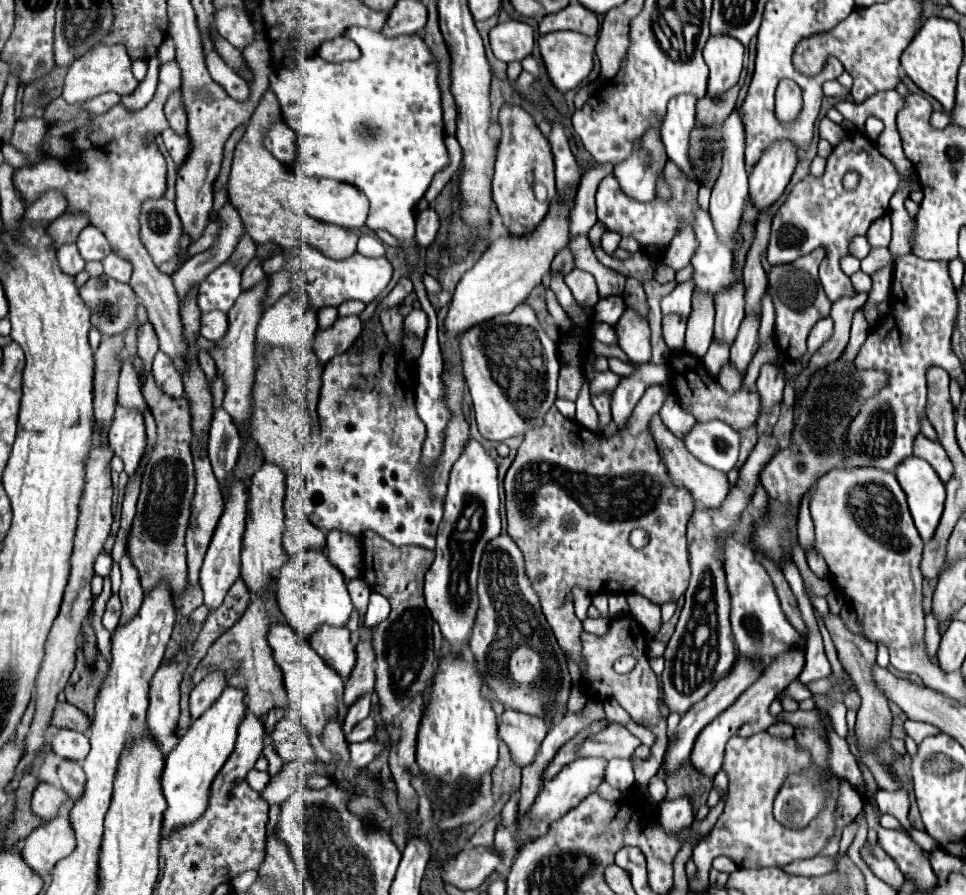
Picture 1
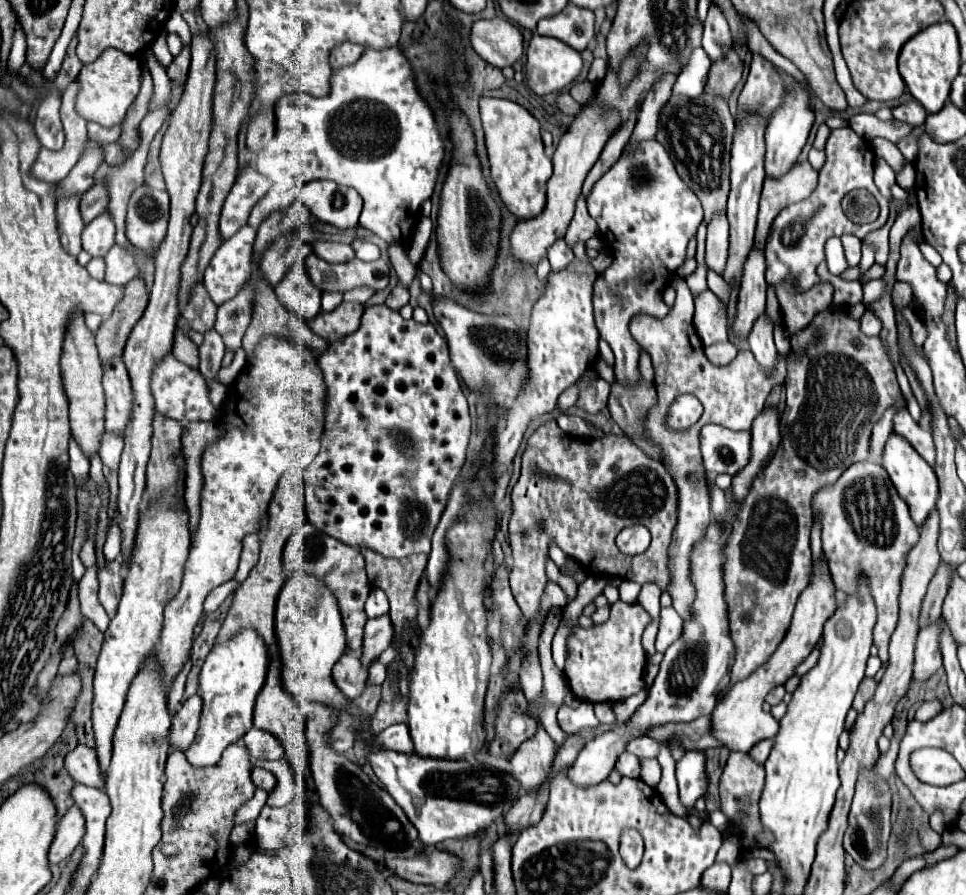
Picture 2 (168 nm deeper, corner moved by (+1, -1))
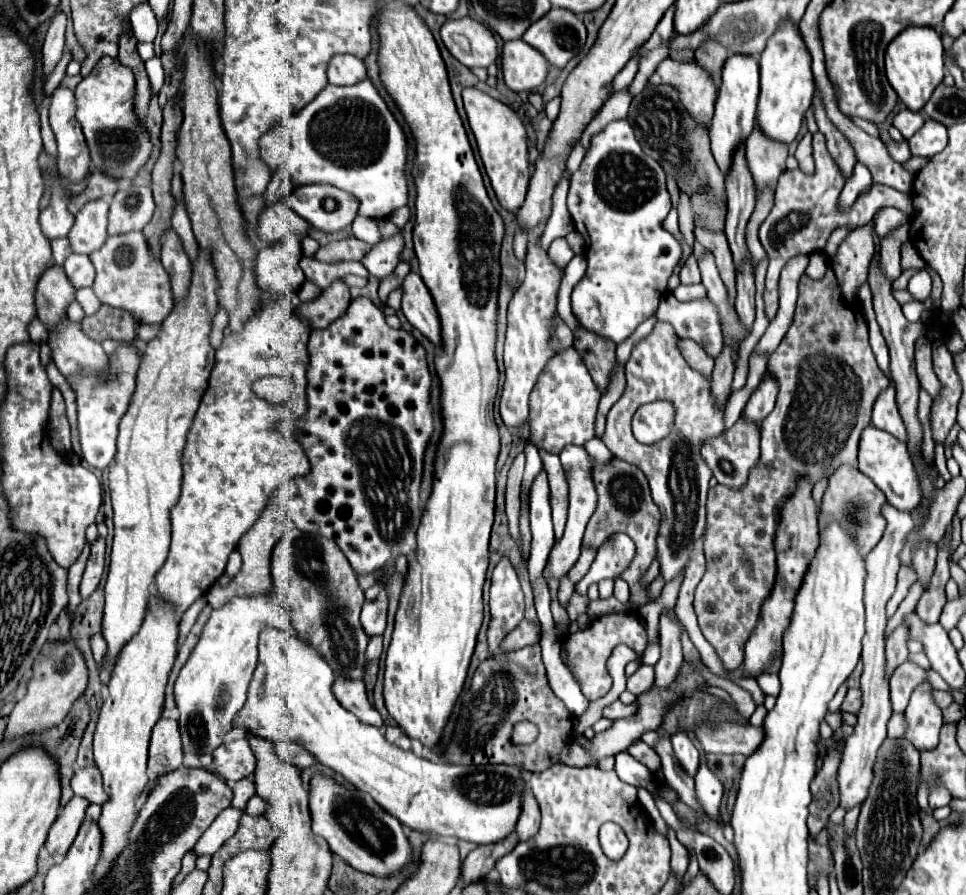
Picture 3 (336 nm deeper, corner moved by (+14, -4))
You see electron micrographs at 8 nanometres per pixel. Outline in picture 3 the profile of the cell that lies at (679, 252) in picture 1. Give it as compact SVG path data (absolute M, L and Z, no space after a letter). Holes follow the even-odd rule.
M673 294L662 296L660 306L656 310L656 318L664 320L674 326L680 338L696 340L706 352L716 360L724 348L720 320L716 308L710 300L694 300L694 302L680 302Z

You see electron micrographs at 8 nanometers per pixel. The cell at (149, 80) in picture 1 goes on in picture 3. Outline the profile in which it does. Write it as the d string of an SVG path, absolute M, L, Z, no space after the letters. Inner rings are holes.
M148 2L138 4L138 6L132 8L130 24L132 24L132 30L134 30L134 34L140 42L152 42L156 38L158 22L156 22L156 16L154 16Z

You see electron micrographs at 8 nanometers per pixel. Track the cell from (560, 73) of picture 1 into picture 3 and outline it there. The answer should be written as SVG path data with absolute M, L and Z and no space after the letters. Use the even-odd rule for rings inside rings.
M510 40L502 46L502 76L510 90L532 92L548 74L546 58L524 40Z

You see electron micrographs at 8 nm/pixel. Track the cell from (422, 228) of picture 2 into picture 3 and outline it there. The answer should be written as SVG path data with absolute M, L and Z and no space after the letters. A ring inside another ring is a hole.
M398 232L396 236L374 244L372 250L362 258L361 262L370 275L382 280L388 274L392 274L394 268L400 262L402 248L404 248L404 240L402 240L402 234Z

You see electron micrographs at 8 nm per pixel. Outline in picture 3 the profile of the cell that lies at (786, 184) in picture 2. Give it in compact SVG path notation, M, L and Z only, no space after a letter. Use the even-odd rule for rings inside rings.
M754 124L752 136L748 136L746 142L746 160L758 190L778 184L780 174L786 170L786 156L788 146L768 140Z

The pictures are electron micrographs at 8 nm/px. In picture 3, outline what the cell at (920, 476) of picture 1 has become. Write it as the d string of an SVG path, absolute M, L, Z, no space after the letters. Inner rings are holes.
M872 424L862 432L860 436L860 450L858 450L858 468L862 474L866 474L886 496L886 500L898 508L912 512L920 506L922 494L916 480L916 472L910 460L910 452L904 442L896 440L892 434L874 428Z

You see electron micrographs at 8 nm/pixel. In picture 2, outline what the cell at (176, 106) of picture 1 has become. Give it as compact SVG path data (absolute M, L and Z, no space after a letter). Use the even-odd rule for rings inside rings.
M183 47L183 51L173 59L173 63L167 67L167 75L171 79L173 85L183 87L187 81L187 73L189 73L189 63L191 63L191 55L189 49Z

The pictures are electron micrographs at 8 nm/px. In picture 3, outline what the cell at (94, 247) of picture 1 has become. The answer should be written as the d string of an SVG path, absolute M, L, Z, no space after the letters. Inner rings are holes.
M94 200L84 204L76 214L76 222L68 232L72 250L78 254L90 254L106 242L106 222L108 222L108 202Z

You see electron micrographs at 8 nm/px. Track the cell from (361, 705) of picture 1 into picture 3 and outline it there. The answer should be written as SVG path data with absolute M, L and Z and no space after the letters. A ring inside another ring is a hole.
M370 636L370 644L366 650L366 658L380 658L382 654L382 636Z

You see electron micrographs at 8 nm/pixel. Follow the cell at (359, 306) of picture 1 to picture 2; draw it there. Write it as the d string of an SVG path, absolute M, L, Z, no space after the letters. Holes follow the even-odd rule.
M355 289L355 291L347 291L347 293L343 295L343 301L365 305L365 303L367 303L367 299L369 299L371 295L373 295L373 291L371 291L371 289Z

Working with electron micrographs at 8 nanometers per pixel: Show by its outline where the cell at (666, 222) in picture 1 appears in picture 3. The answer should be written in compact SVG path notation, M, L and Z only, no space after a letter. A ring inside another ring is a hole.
M616 120L616 122L608 124L602 132L598 132L598 134L592 136L590 148L588 148L588 152L586 152L586 156L584 156L580 168L572 174L572 184L570 184L570 192L568 192L568 210L570 210L570 214L572 214L574 224L580 226L582 234L584 234L584 230L586 230L586 242L588 242L588 244L586 244L586 262L588 262L588 268L586 268L584 278L574 286L574 292L572 292L572 312L574 312L574 316L580 320L580 324L582 324L584 328L596 332L596 334L602 336L602 338L612 340L614 344L620 344L620 342L624 342L624 340L636 330L638 324L642 324L644 320L648 320L648 318L656 312L658 302L660 302L660 296L664 296L664 292L666 292L668 278L672 276L676 264L678 264L680 258L682 258L682 246L680 246L680 242L664 228L664 220L666 220L670 208L672 208L672 204L670 204L670 194L668 194L668 190L666 190L664 170L660 168L660 164L656 164L656 160L652 160L650 156L646 156L646 154L642 152L640 144L638 144L638 140L634 138L634 132L632 132L632 128L630 128L630 124L628 124L626 120Z

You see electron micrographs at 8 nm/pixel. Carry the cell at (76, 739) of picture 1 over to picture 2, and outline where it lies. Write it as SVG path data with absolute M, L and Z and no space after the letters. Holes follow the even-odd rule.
M77 745L73 751L65 755L65 769L73 777L75 783L83 783L89 787L103 789L103 779L99 777L99 763L97 755L87 745Z

